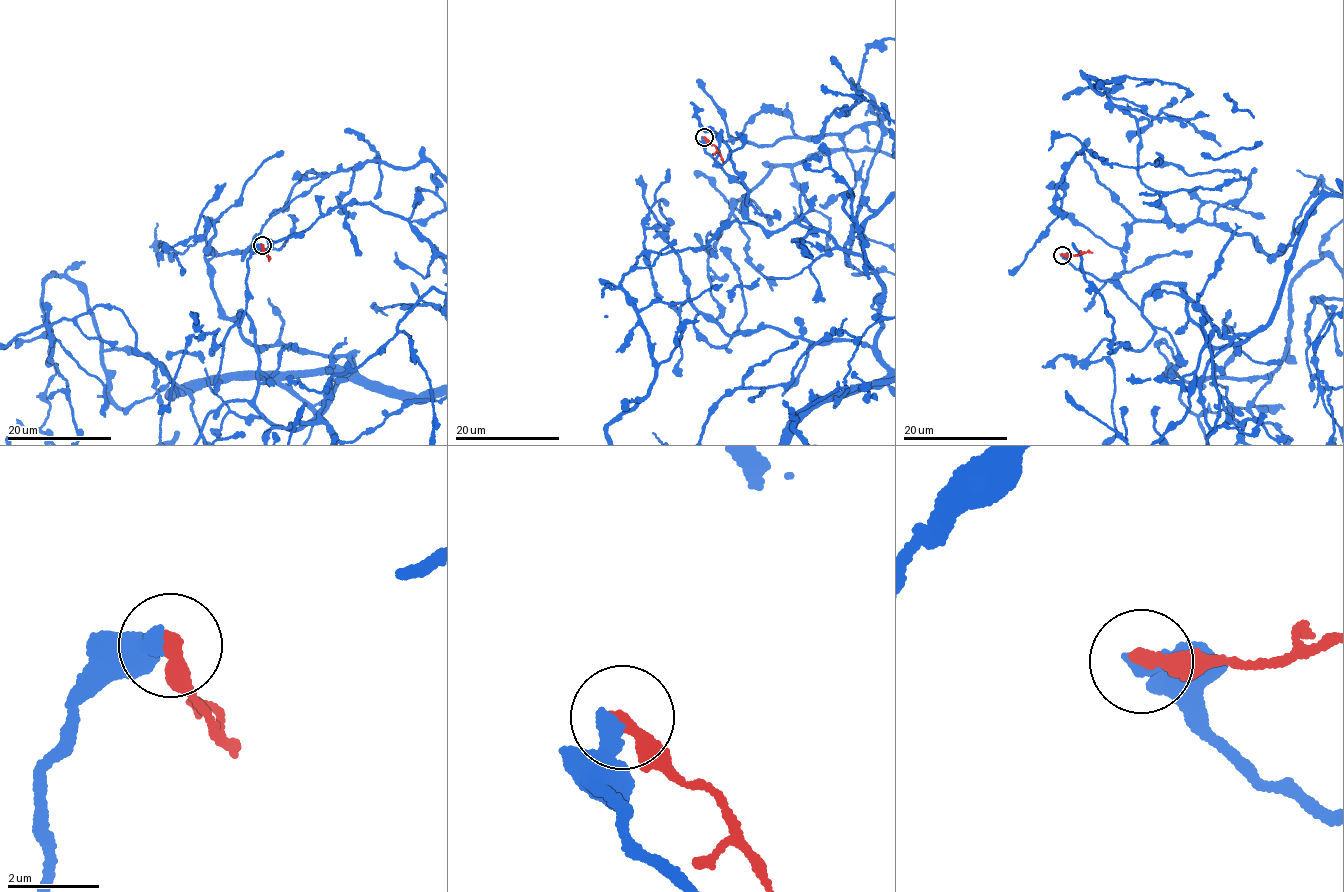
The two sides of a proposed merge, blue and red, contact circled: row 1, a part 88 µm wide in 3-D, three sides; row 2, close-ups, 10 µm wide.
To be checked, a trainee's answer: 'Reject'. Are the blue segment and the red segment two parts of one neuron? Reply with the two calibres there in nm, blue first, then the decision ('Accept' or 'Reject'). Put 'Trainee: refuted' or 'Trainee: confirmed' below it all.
Thickness 400 nm (blue) against 360 nm. Reject
Trainee: confirmed

